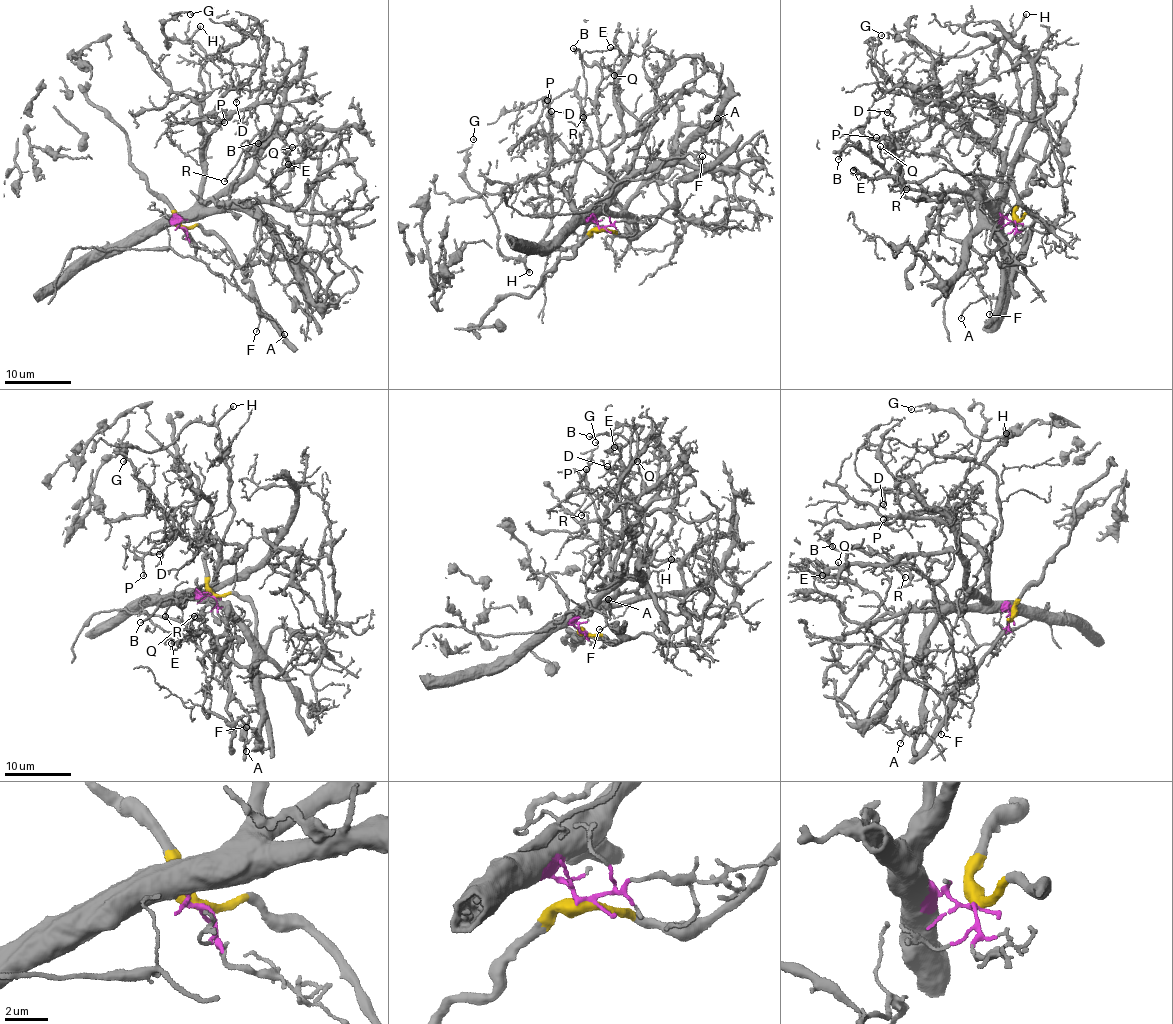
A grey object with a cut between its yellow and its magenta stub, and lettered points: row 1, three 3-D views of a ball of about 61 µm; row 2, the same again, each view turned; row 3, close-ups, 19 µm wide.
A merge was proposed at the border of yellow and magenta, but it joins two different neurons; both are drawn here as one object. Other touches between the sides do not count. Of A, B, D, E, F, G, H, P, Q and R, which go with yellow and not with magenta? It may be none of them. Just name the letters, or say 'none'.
A, F

